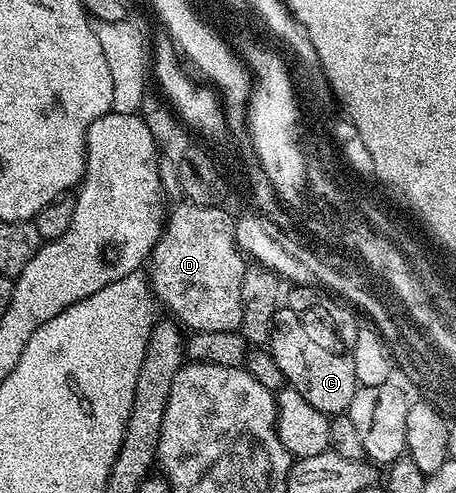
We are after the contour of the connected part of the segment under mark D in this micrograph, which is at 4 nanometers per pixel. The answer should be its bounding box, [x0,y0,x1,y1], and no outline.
[151,202,247,332]

